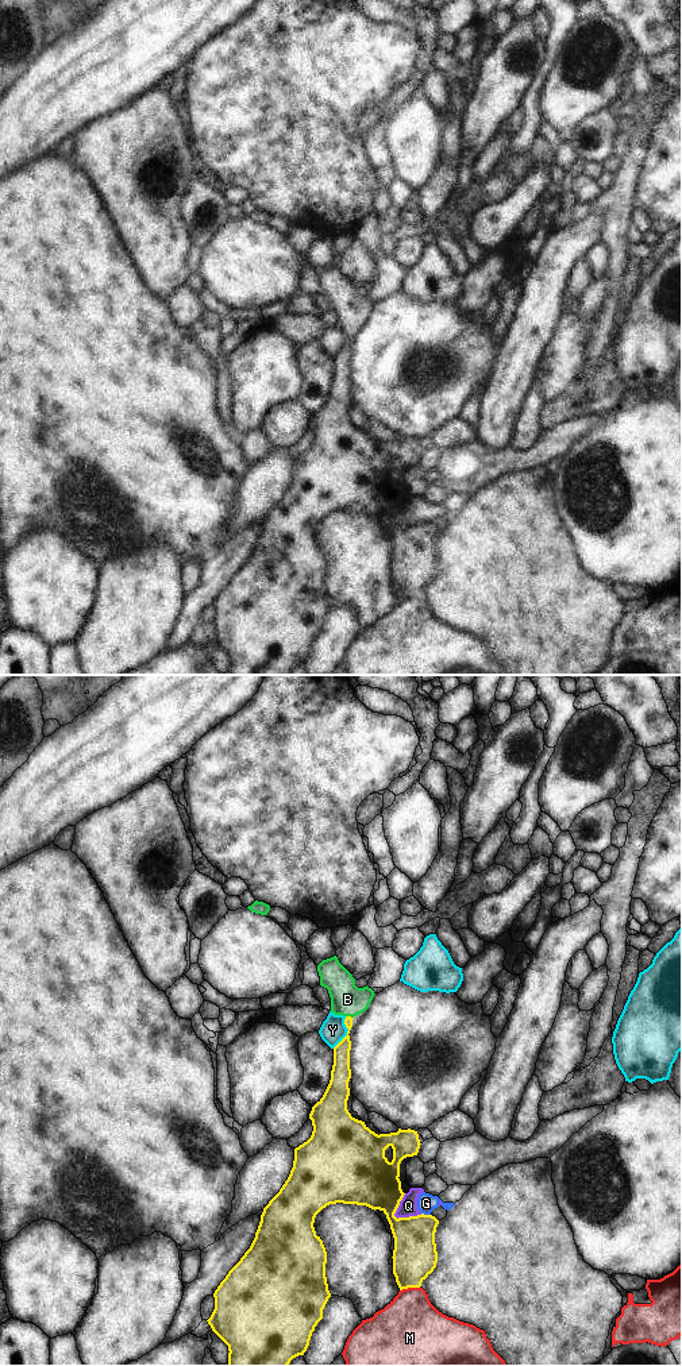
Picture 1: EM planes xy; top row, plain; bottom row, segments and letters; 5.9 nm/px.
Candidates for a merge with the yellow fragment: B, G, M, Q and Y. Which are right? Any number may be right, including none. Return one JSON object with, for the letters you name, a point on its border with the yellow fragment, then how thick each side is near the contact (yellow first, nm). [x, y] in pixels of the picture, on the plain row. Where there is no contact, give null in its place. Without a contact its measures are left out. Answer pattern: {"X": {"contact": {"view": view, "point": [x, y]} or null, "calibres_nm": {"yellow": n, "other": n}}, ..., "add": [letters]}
{"B": {"contact": {"view": "xy", "point": [350, 325]}, "calibres_nm": {"yellow": 100, "other": 190}}, "add": ["B"]}

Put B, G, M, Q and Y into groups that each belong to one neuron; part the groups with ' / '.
B / G Q / M / Y

